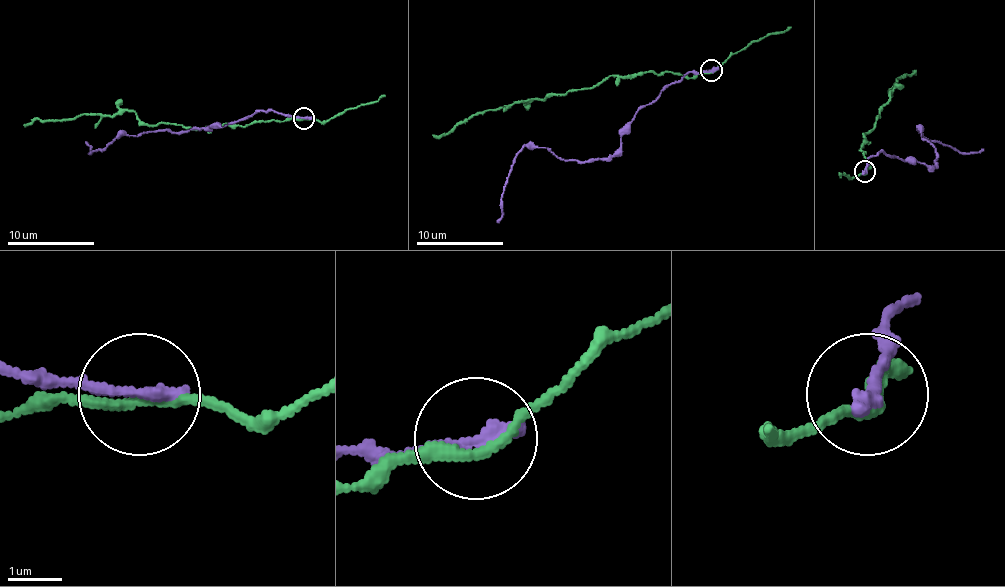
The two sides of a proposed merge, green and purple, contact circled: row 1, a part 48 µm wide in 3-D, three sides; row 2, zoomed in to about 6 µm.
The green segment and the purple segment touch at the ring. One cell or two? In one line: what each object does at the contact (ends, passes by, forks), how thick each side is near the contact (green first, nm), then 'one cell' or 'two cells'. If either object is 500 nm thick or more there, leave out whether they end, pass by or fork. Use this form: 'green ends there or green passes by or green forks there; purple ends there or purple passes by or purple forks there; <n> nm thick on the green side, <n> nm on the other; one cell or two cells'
green passes by; purple ends there; 170 nm thick on the green side, 320 nm on the other; two cells

